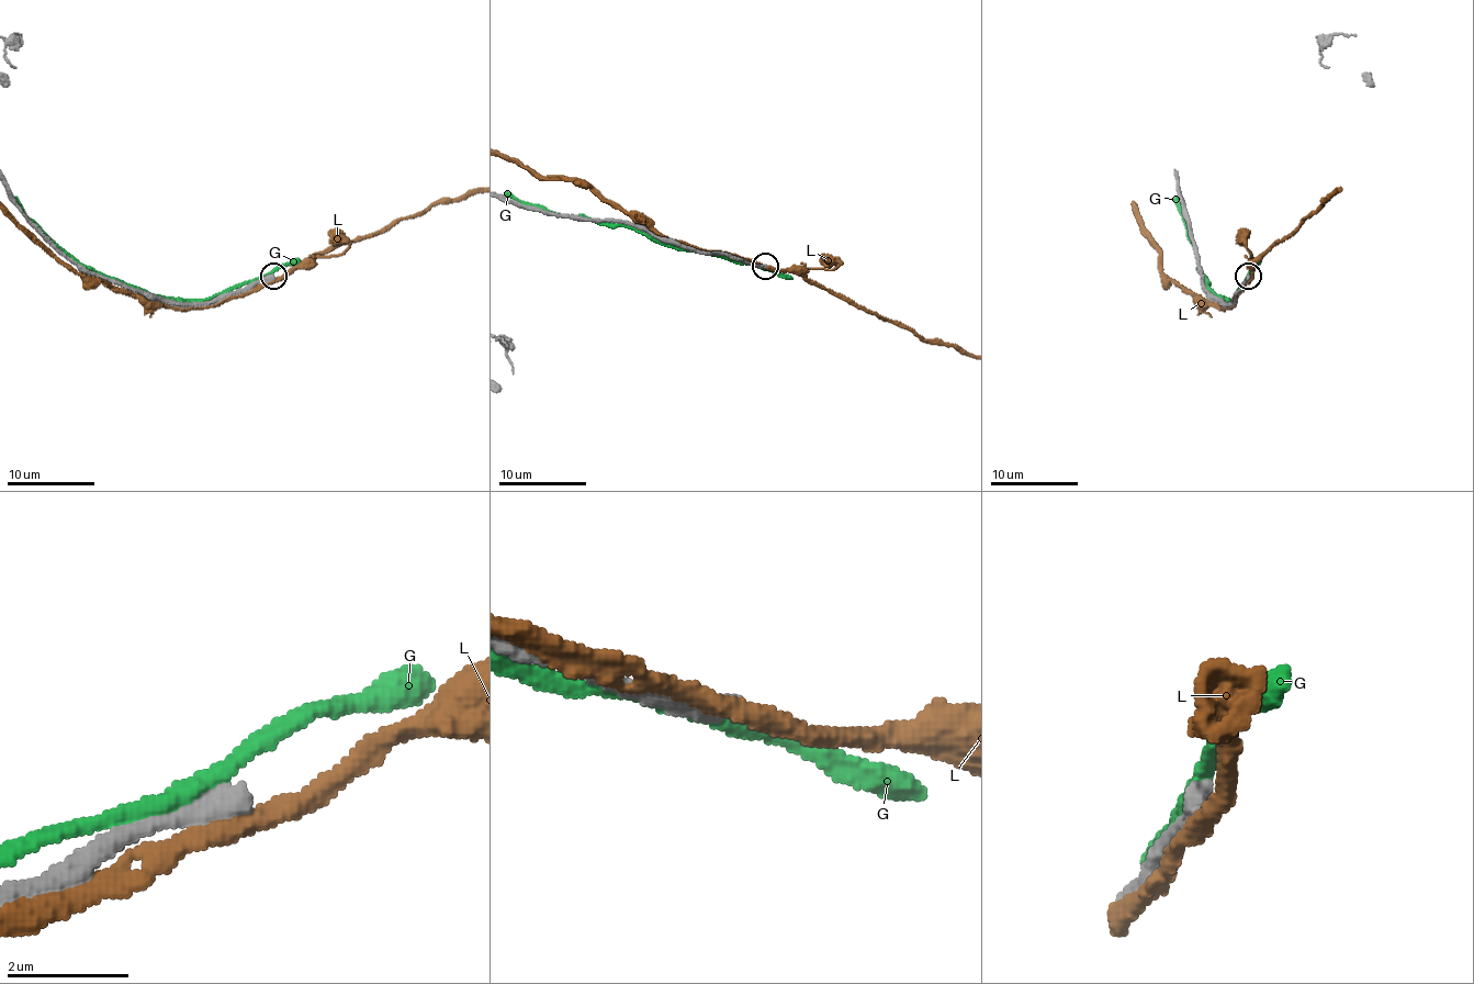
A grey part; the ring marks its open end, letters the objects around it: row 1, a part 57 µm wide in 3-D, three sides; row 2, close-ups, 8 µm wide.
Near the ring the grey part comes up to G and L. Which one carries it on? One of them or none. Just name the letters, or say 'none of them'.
none of them

